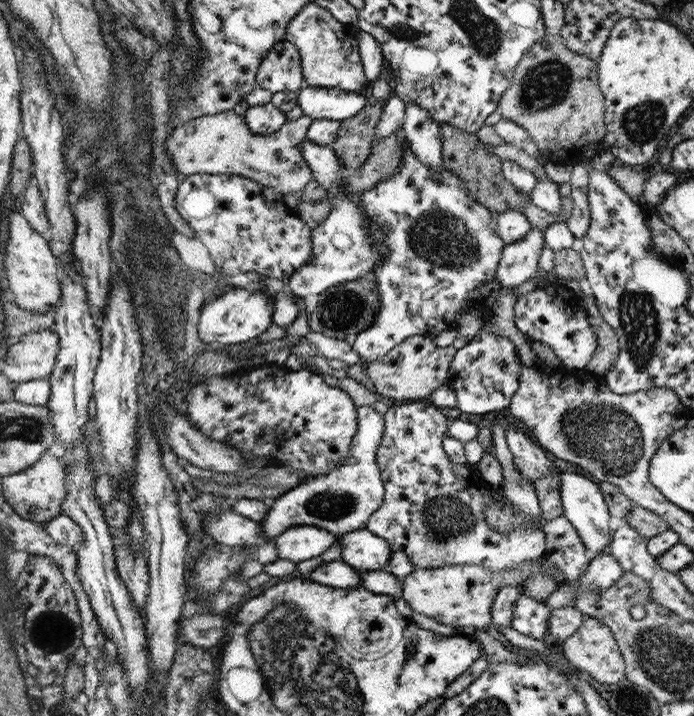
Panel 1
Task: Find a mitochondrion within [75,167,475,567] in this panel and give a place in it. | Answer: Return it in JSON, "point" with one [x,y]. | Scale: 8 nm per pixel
{"point":[330,504]}

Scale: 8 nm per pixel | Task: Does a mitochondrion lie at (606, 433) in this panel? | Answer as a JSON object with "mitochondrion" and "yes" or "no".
{"mitochondrion":"yes"}

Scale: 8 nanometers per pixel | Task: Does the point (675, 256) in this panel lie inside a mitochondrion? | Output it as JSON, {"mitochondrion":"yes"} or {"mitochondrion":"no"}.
{"mitochondrion":"yes"}

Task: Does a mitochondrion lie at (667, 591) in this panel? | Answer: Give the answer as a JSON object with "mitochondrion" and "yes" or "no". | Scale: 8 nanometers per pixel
{"mitochondrion":"yes"}

